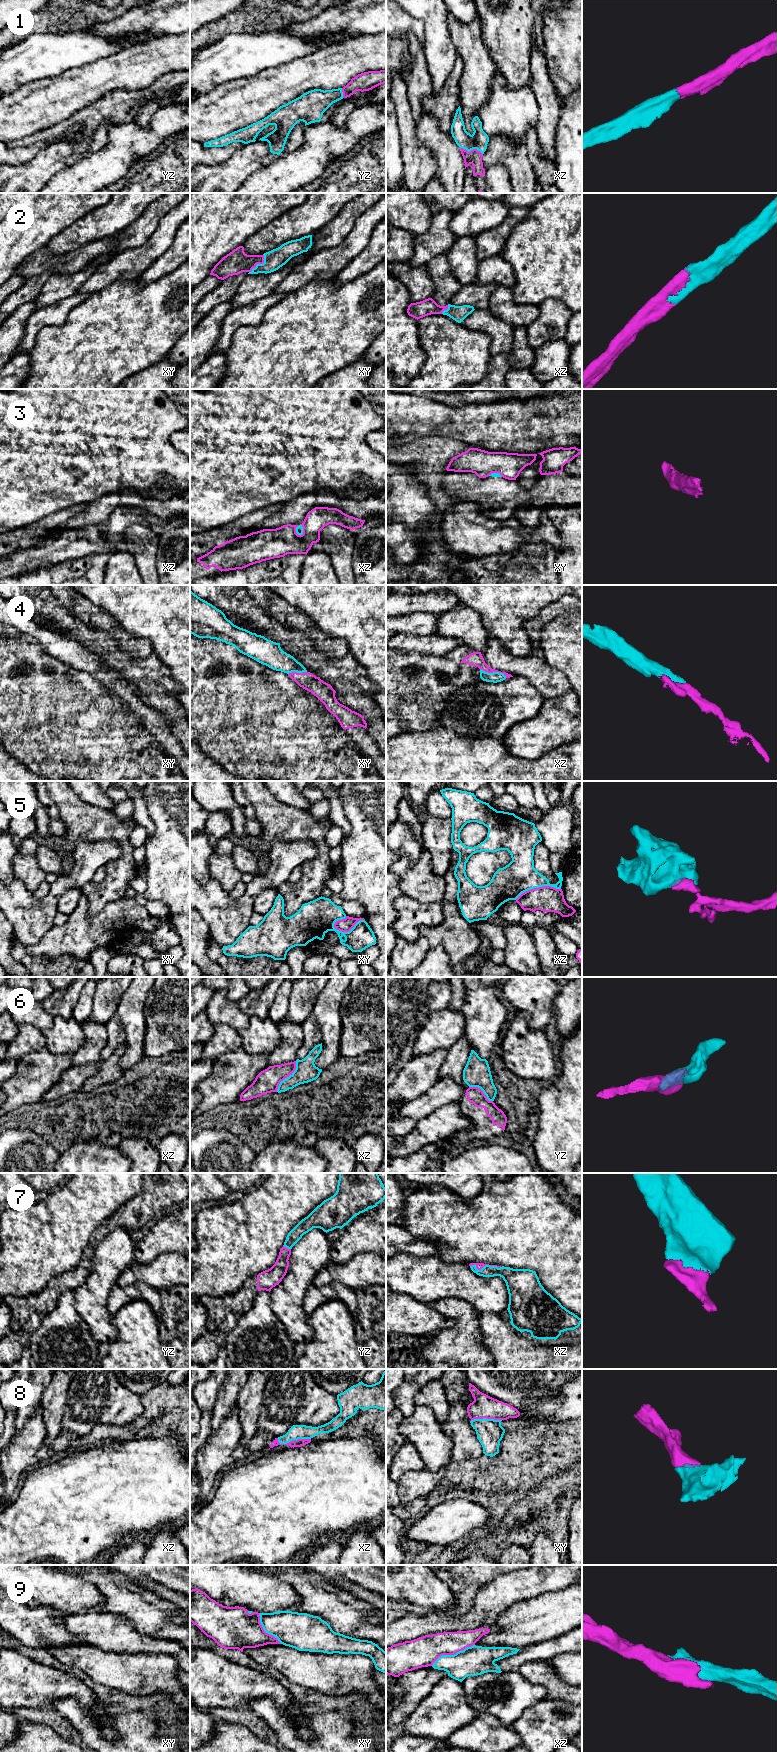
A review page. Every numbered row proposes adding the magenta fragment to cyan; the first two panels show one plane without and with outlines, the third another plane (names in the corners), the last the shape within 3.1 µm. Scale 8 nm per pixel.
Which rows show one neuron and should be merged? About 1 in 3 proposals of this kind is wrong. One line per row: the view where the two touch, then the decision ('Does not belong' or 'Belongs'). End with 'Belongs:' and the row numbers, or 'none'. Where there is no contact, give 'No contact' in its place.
1: Touches cyan in xz. Belongs
2: Touches cyan in xy. Belongs
3: Touches cyan in xz. Does not belong
4: Touches cyan in xz. Belongs
5: Touches cyan in xy. Does not belong
6: Touches cyan in xz. Does not belong
7: Touches cyan in xz. Belongs
8: Touches cyan in xz. Belongs
9: Touches cyan in xz. Does not belong
Belongs: 1, 2, 4, 7, 8

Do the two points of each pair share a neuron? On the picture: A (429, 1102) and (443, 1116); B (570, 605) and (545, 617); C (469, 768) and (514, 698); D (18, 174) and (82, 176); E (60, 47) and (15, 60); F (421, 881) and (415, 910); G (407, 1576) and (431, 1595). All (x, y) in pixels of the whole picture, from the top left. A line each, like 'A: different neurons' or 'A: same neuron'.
A: different neurons
B: same neuron
C: different neurons
D: different neurons
E: same neuron
F: different neurons
G: same neuron

